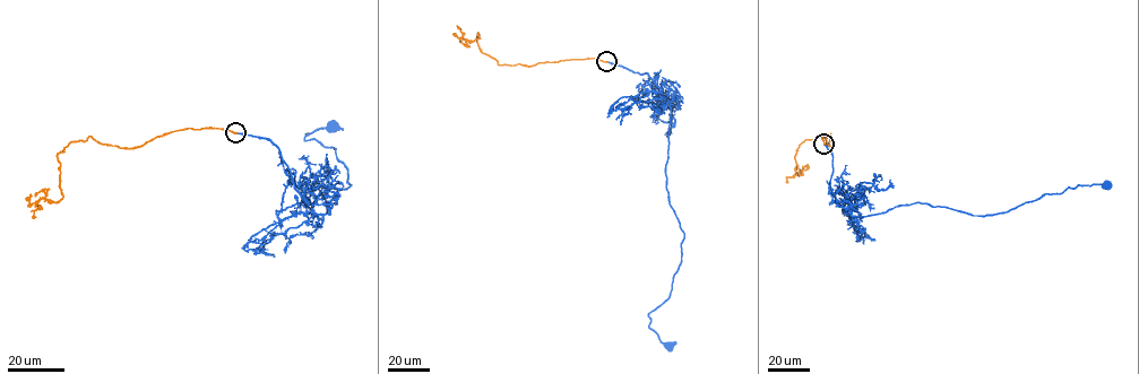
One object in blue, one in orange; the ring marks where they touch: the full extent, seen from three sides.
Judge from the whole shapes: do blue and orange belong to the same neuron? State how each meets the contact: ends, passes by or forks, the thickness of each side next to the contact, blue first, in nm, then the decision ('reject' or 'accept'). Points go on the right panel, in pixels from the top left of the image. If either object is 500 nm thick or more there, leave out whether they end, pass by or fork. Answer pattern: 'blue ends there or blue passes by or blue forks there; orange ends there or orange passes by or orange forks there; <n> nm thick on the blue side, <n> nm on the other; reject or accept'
blue ends there; orange ends there; 320 nm thick on the blue side, 480 nm on the other; accept

